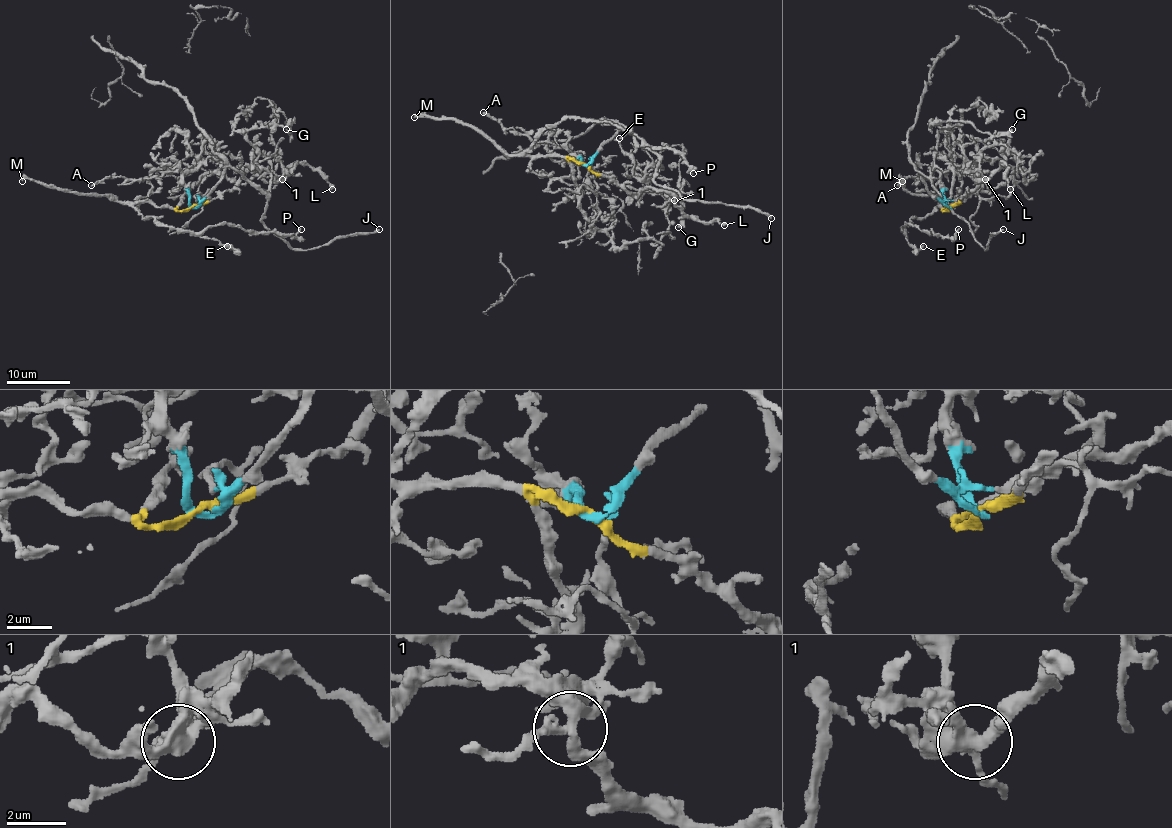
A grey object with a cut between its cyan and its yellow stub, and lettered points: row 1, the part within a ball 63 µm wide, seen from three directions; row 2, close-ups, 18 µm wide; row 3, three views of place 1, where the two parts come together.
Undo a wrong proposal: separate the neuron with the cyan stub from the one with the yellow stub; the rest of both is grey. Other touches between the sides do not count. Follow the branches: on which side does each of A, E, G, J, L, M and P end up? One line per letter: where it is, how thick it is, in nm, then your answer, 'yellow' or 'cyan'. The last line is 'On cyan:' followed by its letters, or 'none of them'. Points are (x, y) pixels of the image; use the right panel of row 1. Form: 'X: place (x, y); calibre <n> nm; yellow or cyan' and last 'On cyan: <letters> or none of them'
A: place (897, 185); calibre 260 nm; cyan
E: place (923, 246); calibre 240 nm; yellow
G: place (1012, 129); calibre 320 nm; cyan
J: place (1003, 229); calibre 280 nm; cyan
L: place (1010, 189); calibre 320 nm; yellow
M: place (902, 181); calibre 320 nm; yellow
P: place (958, 229); calibre 280 nm; yellow
On cyan: A, G, J

